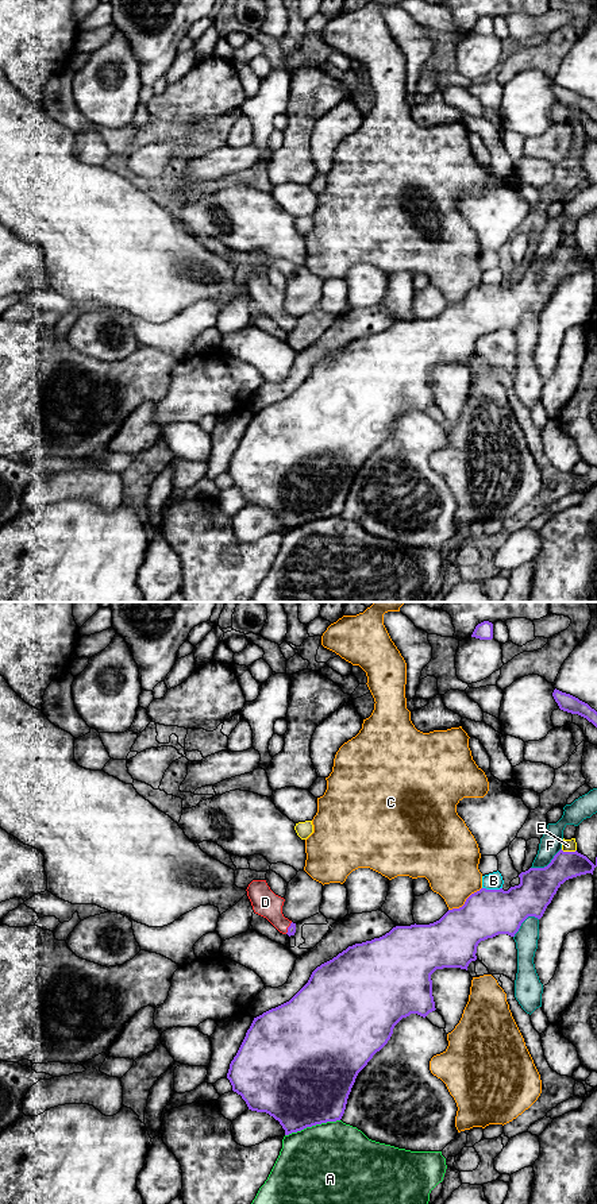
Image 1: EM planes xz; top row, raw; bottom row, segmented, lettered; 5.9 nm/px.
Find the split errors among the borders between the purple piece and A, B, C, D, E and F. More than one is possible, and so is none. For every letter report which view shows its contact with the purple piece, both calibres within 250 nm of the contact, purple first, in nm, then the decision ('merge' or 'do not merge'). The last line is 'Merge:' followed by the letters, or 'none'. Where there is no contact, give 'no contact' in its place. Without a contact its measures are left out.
A: contact in xz; calibres 500 and 480 nm; do not merge
B: contact in xz; calibres 280 and 100 nm; do not merge
C: contact in xz; calibres 300 and 340 nm; do not merge
D: contact in xz; calibres 50 and 160 nm; merge
E: contact in xz; calibres 190 and 80 nm; do not merge
F: contact in xz; calibres 220 and 130 nm; do not merge
Merge: D

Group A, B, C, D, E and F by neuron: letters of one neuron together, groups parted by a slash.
A / B / C / D / E / F

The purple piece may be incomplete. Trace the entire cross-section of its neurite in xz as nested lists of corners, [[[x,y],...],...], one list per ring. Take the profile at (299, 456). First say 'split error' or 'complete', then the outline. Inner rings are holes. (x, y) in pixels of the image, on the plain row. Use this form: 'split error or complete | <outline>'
complete | [[[562,244],[554,251],[551,258],[544,263],[529,263],[525,267],[521,267],[519,270],[520,279],[511,282],[508,286],[500,285],[486,285],[481,283],[479,286],[471,289],[465,300],[459,304],[448,305],[439,316],[430,319],[430,320],[411,320],[411,321],[396,321],[389,328],[380,333],[374,333],[371,336],[366,336],[362,339],[355,339],[353,341],[348,341],[346,346],[339,348],[332,355],[321,359],[317,362],[308,378],[286,398],[271,404],[262,410],[254,413],[250,424],[246,428],[246,432],[234,452],[234,455],[230,459],[230,464],[227,468],[227,474],[230,475],[232,481],[232,486],[242,491],[242,494],[246,497],[249,505],[257,506],[257,508],[266,508],[270,512],[273,512],[276,516],[280,517],[282,524],[285,525],[285,530],[289,530],[292,528],[301,526],[307,522],[312,522],[316,520],[327,518],[327,517],[336,517],[340,516],[348,490],[351,487],[351,483],[355,478],[355,474],[358,468],[367,460],[367,458],[373,454],[373,451],[380,447],[390,435],[393,429],[394,421],[403,414],[409,412],[411,409],[417,409],[423,413],[425,413],[430,408],[435,406],[435,397],[432,391],[432,375],[431,370],[436,364],[443,363],[461,363],[466,364],[471,356],[477,355],[477,341],[481,336],[485,336],[488,333],[493,333],[498,329],[508,329],[511,332],[515,332],[515,329],[519,327],[521,319],[528,312],[535,312],[540,314],[547,304],[547,301],[551,298],[554,290],[556,289],[558,283],[569,274],[592,269],[594,263],[597,262],[597,252],[596,258],[593,259],[586,251],[575,247],[563,247]]]

